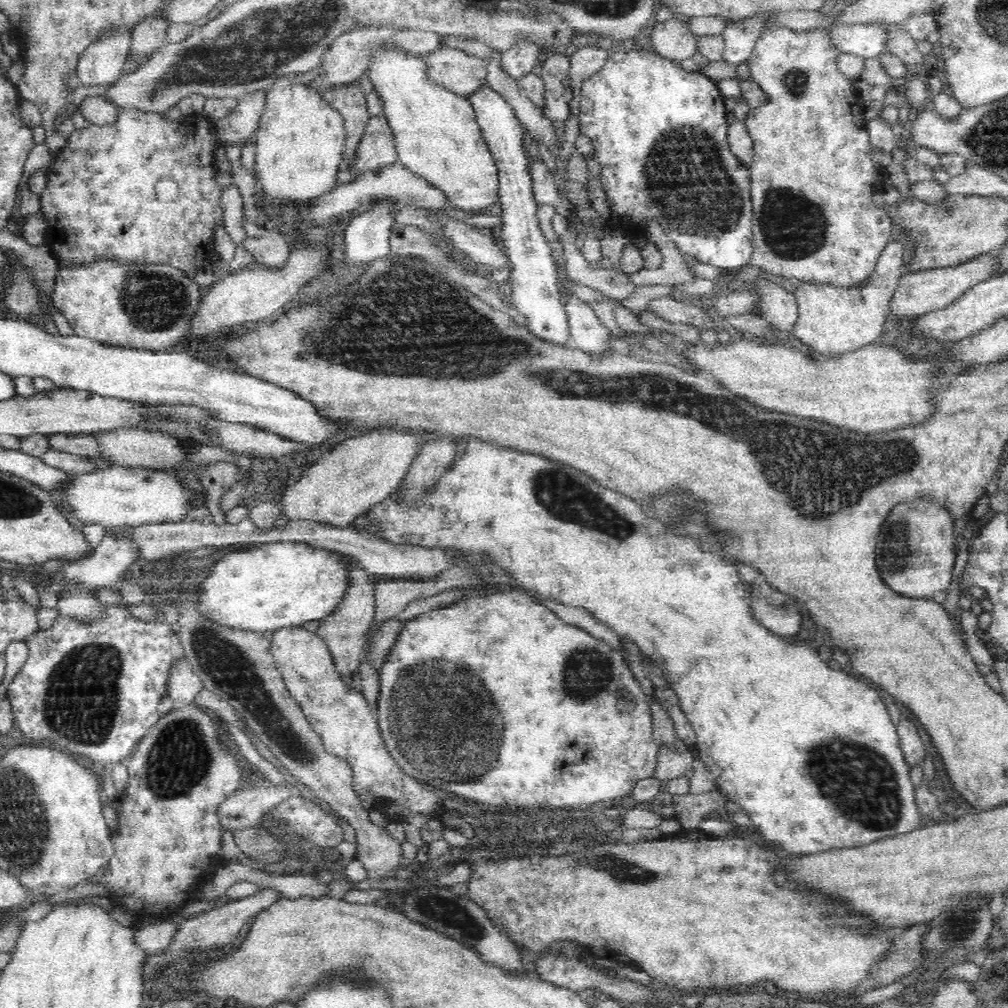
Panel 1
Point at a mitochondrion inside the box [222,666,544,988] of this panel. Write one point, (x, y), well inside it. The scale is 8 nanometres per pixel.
(436, 908)

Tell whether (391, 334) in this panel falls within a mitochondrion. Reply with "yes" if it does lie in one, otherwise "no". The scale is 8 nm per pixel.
yes

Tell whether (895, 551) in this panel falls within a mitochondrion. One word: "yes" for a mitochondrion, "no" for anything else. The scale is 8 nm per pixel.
yes

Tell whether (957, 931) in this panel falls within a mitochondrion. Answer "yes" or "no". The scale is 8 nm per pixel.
yes

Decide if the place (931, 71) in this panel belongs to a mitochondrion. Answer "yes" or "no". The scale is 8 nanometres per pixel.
no

